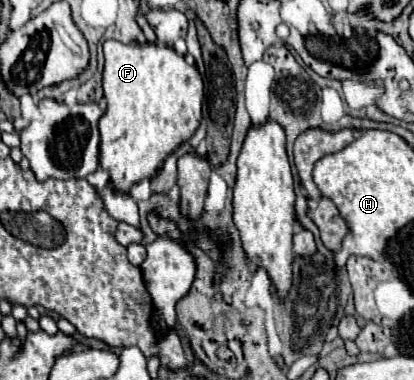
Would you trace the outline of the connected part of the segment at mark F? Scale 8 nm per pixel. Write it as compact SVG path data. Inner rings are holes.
M104 42L104 98L108 108L98 122L100 128L100 166L108 168L112 186L116 190L128 192L130 186L142 178L152 178L158 166L164 162L168 154L172 154L184 140L188 140L198 124L200 124L200 106L204 98L204 82L196 64L186 62L182 54L178 54L170 46L162 44L138 44L138 42Z

